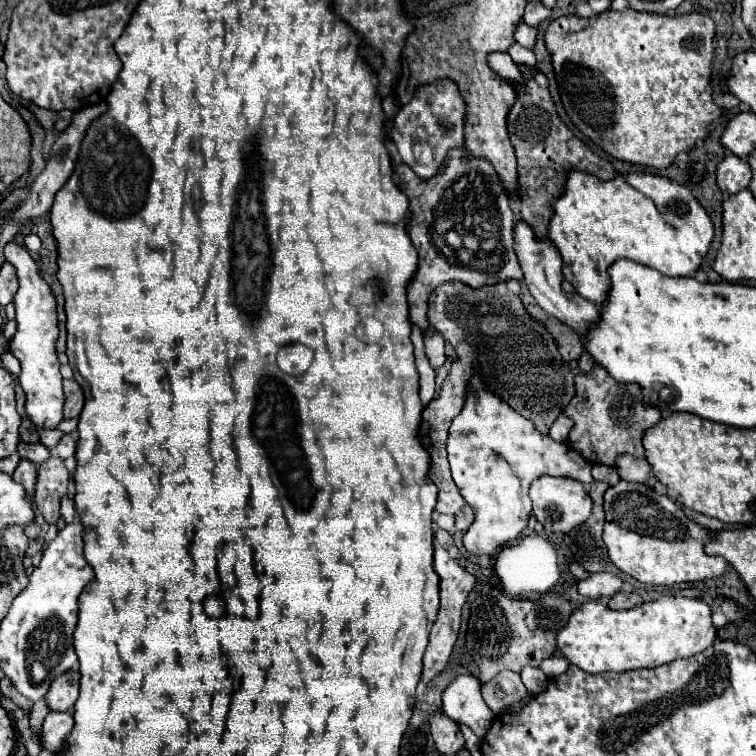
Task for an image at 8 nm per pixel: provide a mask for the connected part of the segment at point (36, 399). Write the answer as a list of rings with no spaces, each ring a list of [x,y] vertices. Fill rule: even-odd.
[[[10,242],[4,248],[4,258],[16,268],[18,292],[14,296],[16,322],[18,330],[10,340],[10,352],[20,360],[22,372],[18,376],[22,390],[26,392],[26,414],[40,428],[56,428],[62,420],[62,376],[60,362],[56,356],[56,338],[58,338],[58,320],[56,320],[56,298],[50,286],[38,272],[34,258],[18,244]]]

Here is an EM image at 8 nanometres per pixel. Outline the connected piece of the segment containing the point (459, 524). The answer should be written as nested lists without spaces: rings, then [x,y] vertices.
[[[464,506],[464,508],[456,514],[456,528],[462,530],[462,532],[466,532],[468,526],[472,524],[472,520],[474,520],[474,514],[472,514],[470,506]]]

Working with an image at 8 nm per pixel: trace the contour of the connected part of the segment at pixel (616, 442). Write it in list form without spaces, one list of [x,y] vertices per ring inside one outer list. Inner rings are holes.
[[[594,364],[594,370],[590,374],[576,376],[576,396],[564,408],[564,412],[574,420],[574,428],[568,434],[568,444],[592,464],[614,466],[620,454],[632,454],[636,458],[644,458],[642,436],[650,426],[662,420],[662,414],[654,406],[644,406],[642,408],[644,412],[634,410],[640,402],[642,396],[636,384],[620,384],[614,378],[610,378],[610,374],[602,366]],[[624,396],[628,396],[628,402],[632,400],[632,404],[628,404],[628,412],[632,410],[636,416],[620,414],[622,408],[618,408],[618,404],[624,406]]]

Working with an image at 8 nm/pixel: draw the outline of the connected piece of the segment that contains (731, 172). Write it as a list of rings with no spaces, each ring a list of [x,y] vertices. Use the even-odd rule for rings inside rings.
[[[726,154],[726,158],[716,168],[716,182],[722,192],[736,194],[744,188],[748,188],[752,178],[750,164],[734,154]]]

